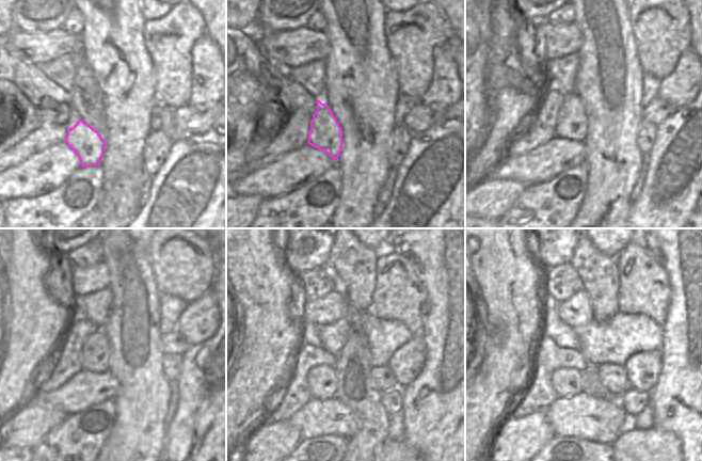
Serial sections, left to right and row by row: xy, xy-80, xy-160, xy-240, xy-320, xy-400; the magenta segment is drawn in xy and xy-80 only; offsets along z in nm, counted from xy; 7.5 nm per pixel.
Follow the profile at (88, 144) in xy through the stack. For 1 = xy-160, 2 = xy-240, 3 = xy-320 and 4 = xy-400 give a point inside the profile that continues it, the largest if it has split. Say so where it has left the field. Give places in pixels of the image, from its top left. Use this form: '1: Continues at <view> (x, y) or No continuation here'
1: Continues at xy-160 (572, 124)
2: Continues at xy-240 (95, 353)
3: Continues at xy-320 (321, 380)
4: Continues at xy-400 (567, 382).

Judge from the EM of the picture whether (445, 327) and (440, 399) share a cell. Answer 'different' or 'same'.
same

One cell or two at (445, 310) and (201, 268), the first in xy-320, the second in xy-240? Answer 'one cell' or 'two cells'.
two cells

